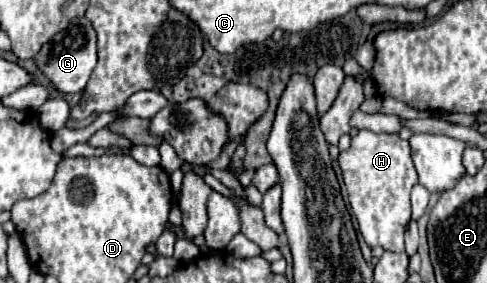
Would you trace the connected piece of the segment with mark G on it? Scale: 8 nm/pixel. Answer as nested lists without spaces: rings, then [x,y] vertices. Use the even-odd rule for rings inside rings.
[[[84,16],[70,20],[66,30],[56,34],[52,38],[52,42],[42,46],[42,50],[36,54],[36,62],[38,62],[40,70],[50,78],[50,82],[60,92],[72,94],[72,92],[84,90],[84,86],[88,84],[90,74],[98,62],[98,38],[96,38],[94,26],[90,26],[90,20]]]

